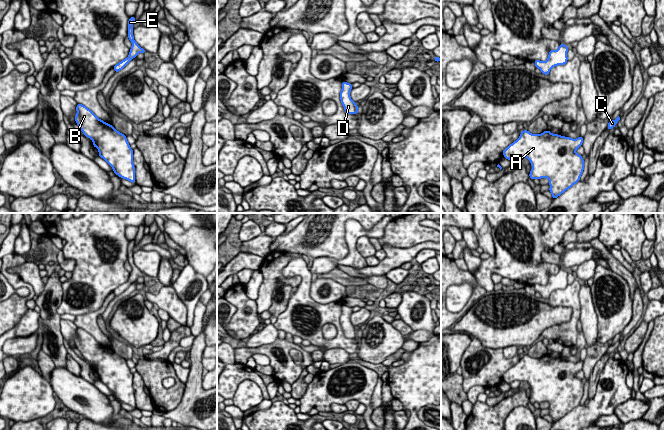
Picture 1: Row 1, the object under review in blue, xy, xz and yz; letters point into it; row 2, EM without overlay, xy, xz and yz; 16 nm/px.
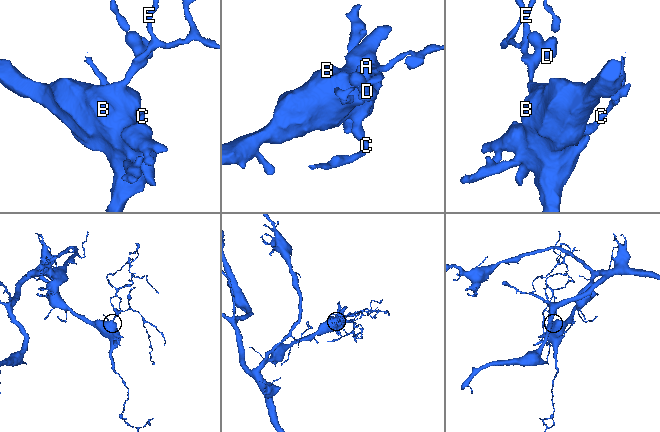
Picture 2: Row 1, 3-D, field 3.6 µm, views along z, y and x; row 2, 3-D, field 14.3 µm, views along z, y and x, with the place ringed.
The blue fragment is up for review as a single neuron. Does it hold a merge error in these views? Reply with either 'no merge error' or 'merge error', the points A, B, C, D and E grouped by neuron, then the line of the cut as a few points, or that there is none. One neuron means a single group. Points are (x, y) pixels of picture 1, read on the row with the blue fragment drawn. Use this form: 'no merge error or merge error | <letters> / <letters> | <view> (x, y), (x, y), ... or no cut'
no merge error | A B C D E | no cut

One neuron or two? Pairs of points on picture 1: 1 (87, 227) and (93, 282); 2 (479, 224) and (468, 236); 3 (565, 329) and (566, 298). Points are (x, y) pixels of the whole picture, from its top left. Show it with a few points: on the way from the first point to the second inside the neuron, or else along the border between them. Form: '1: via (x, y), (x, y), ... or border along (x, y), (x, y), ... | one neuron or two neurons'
1: via (87, 241), (87, 252), (93, 263), (93, 268) | one neuron
2: border along (472, 229), (479, 246) | two neurons
3: via (573, 321), (575, 316), (574, 306) | one neuron

